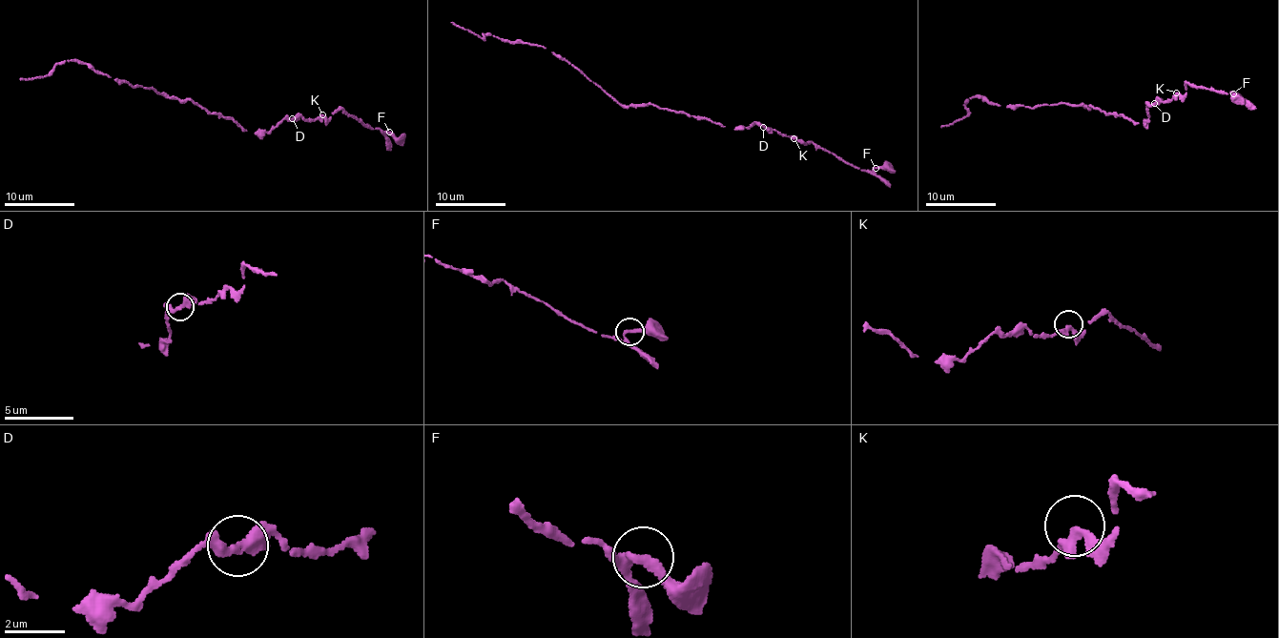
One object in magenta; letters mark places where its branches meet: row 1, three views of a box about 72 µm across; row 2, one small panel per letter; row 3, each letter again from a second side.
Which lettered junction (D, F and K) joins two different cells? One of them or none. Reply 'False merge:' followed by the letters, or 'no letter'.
False merge: no letter

